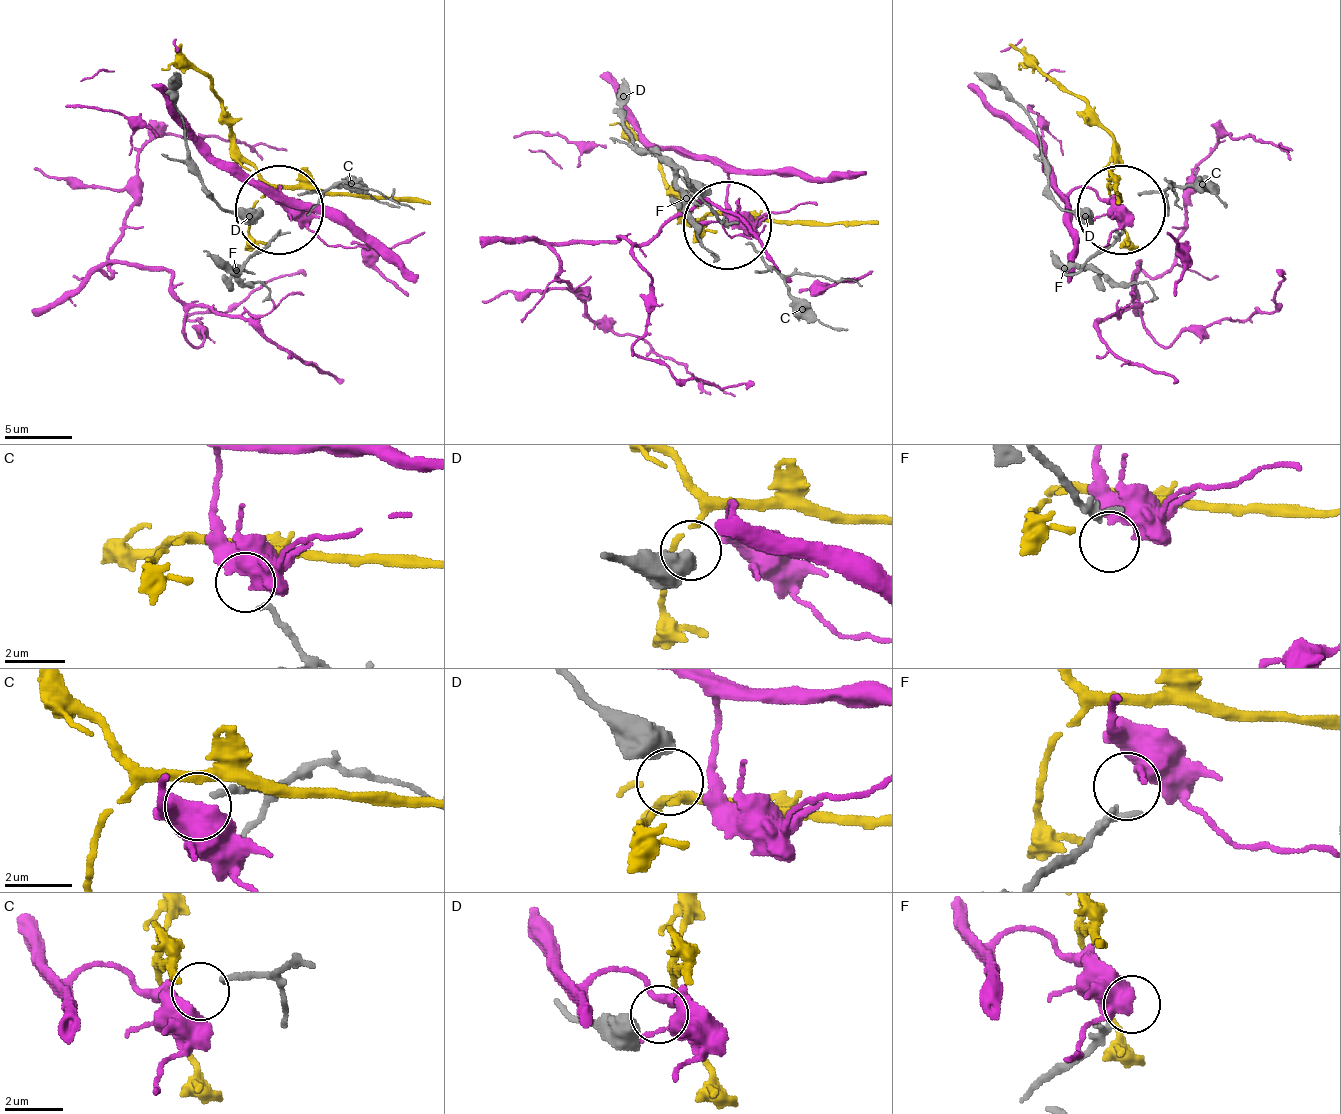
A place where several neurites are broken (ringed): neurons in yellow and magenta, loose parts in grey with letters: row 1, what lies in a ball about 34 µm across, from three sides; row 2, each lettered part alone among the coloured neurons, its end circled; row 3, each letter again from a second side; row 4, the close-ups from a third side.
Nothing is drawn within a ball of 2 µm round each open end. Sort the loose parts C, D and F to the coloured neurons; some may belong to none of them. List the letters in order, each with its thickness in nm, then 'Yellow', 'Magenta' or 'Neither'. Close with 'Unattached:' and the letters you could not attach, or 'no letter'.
C: Thickness 180 nm. Magenta
D: Thickness 800 nm. Neither
F: Thickness 320 nm. Neither
Unattached: D, F

